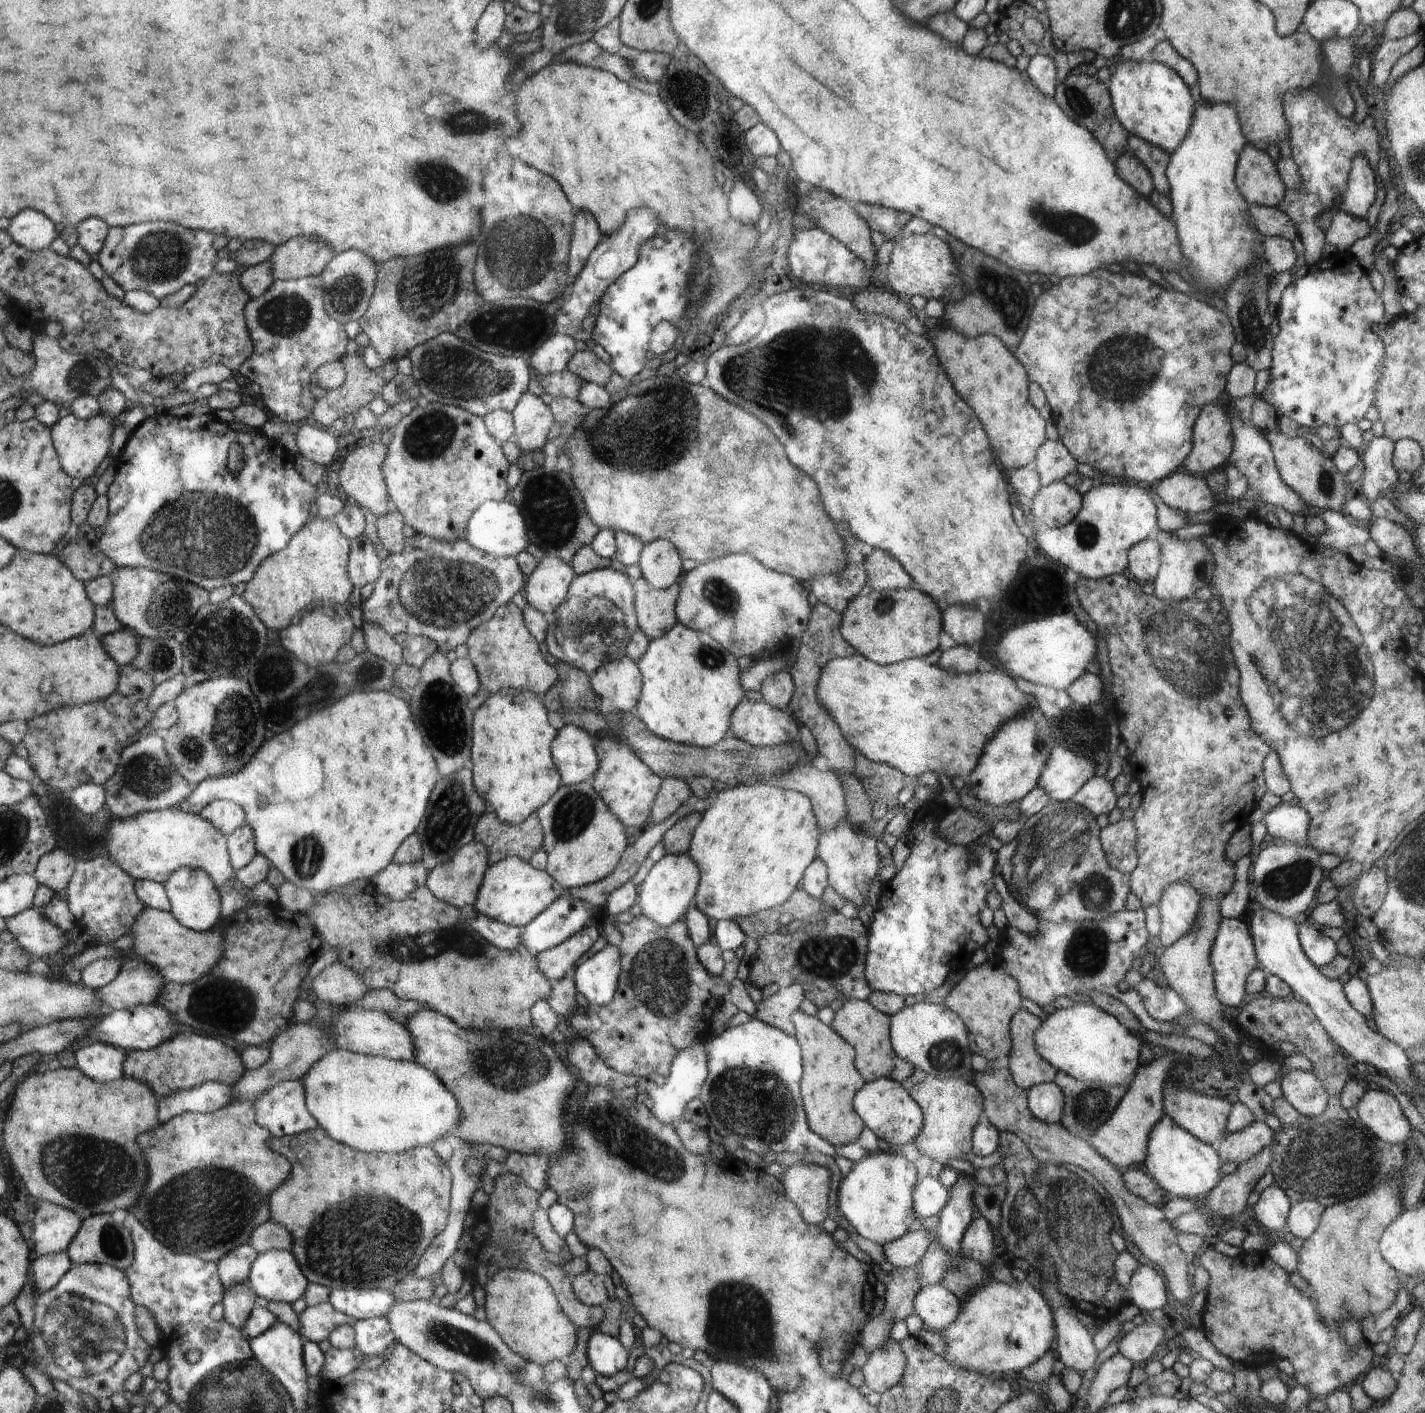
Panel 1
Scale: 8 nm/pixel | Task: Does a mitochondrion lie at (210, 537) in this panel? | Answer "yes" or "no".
yes

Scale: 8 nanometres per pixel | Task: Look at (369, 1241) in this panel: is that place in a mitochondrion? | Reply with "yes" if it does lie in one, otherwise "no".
yes

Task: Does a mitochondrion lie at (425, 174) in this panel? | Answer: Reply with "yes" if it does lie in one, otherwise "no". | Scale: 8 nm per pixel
yes

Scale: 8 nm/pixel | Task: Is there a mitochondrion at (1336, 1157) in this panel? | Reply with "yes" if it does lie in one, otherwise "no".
yes

